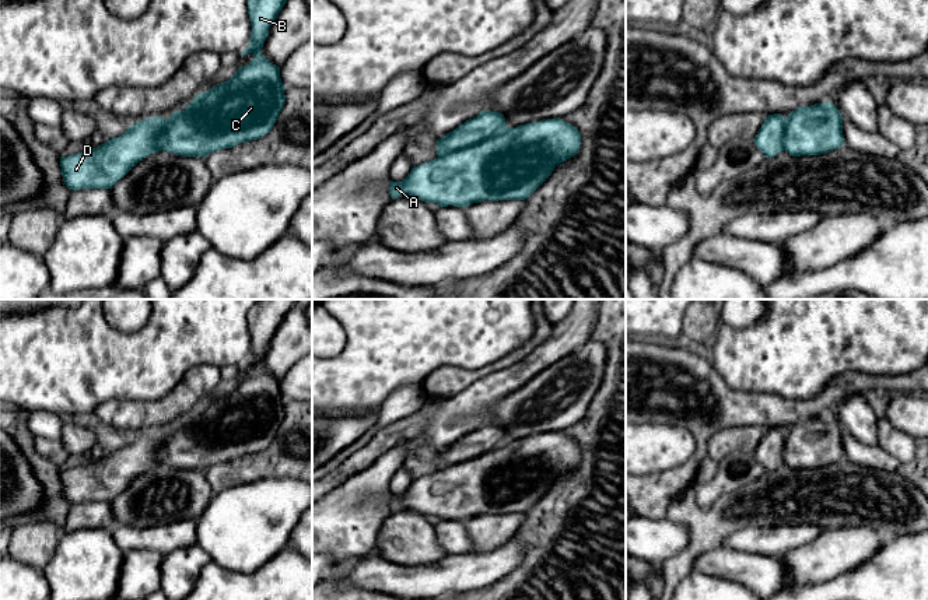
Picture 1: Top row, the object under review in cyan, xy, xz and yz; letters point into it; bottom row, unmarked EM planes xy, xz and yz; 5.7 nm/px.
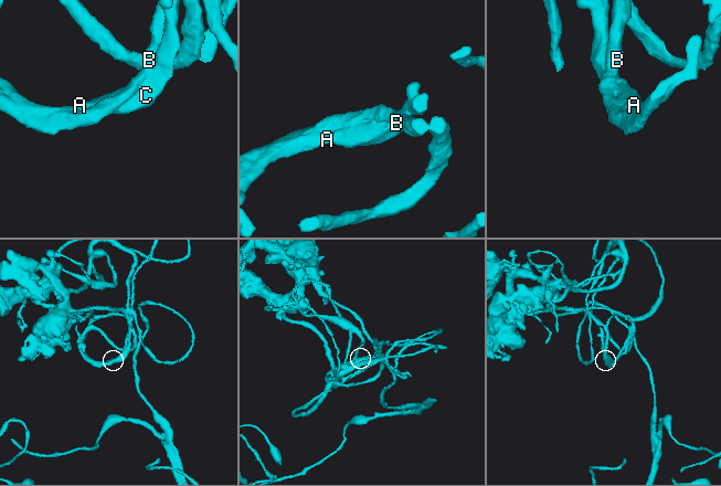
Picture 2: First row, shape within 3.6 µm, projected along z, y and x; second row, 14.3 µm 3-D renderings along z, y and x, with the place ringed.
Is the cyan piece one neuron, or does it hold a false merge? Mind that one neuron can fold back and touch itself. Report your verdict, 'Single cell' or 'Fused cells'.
Single cell

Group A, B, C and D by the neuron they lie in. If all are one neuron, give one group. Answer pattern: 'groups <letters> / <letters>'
groups A B C D

